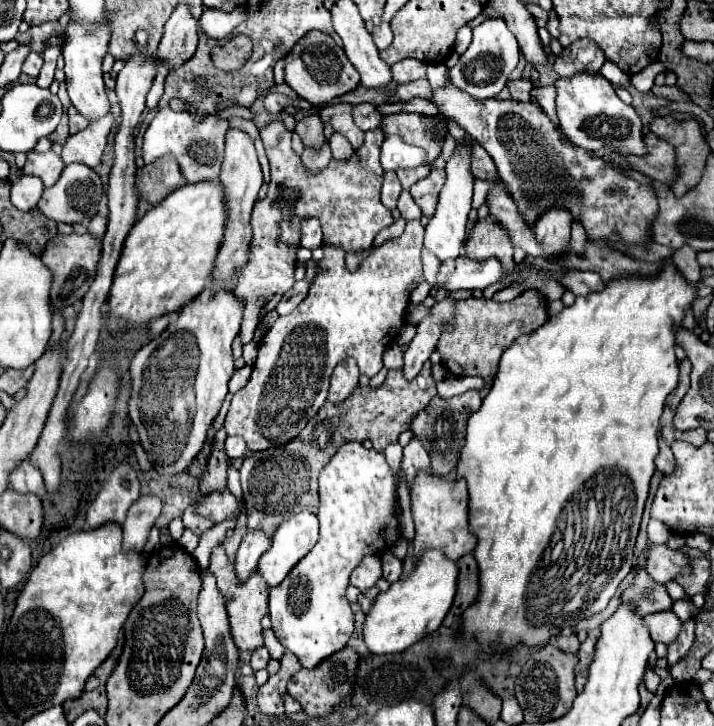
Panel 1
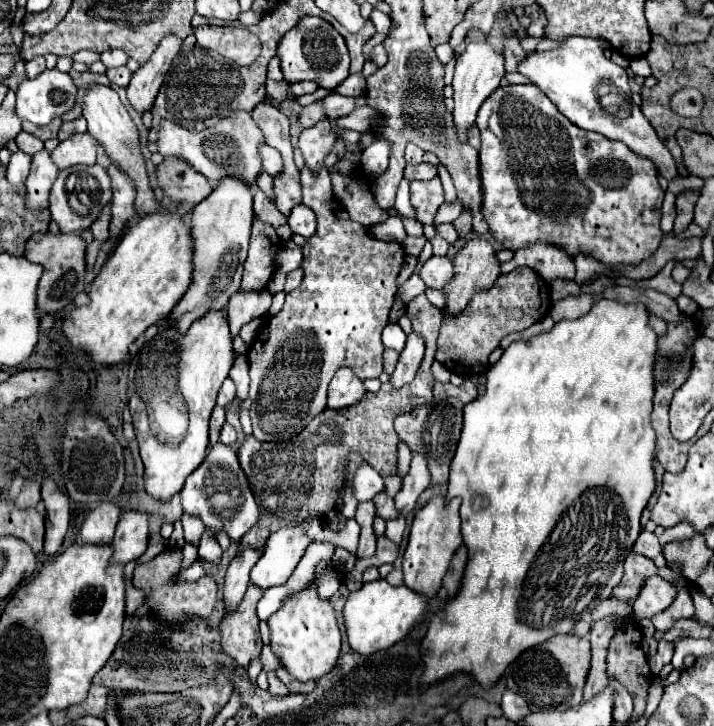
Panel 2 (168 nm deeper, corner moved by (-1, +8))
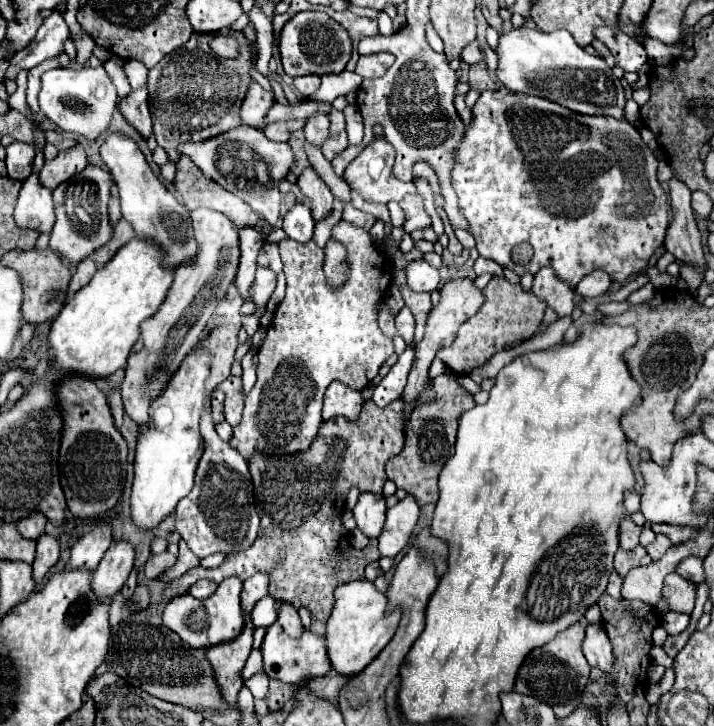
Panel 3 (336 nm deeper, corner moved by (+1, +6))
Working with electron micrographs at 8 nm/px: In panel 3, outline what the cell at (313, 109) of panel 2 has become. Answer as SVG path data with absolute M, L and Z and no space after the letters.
M282 120L282 122L268 124L264 128L264 134L266 134L266 138L270 138L274 142L288 142L290 134L302 130L304 124L306 124L306 120Z

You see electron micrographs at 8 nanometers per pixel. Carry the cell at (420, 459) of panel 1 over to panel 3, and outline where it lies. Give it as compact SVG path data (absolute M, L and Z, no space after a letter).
M406 496L394 508L388 508L384 530L378 536L378 550L382 556L396 556L406 546L418 514L420 506L414 496Z

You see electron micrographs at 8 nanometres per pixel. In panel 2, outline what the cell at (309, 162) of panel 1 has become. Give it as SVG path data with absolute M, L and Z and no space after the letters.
M308 168L302 170L300 174L300 184L302 184L302 204L306 204L308 208L312 208L316 212L316 218L318 218L318 230L312 238L306 240L306 244L302 246L302 262L300 262L300 268L304 270L304 278L302 278L302 284L292 290L290 294L286 294L286 302L284 302L284 308L266 320L258 340L250 346L248 350L248 362L250 362L250 400L252 400L252 410L250 410L250 416L252 416L252 426L254 426L254 436L256 440L260 442L282 442L282 440L290 440L294 438L296 434L300 434L300 430L304 430L304 426L316 416L320 414L322 410L326 410L326 388L332 380L332 376L336 374L338 368L342 366L348 366L352 368L352 372L360 378L360 380L368 380L368 378L378 378L382 374L382 352L384 352L384 344L380 340L380 334L384 330L384 326L388 324L388 314L390 314L390 308L394 304L394 298L396 298L396 276L402 268L402 262L404 262L404 248L400 244L394 244L394 242L382 242L378 238L372 238L368 234L368 230L352 220L342 220L338 218L334 212L332 212L332 206L328 202L328 196L332 196L332 184L330 184L330 176L328 176L328 170L322 168L322 172L318 176L314 176Z

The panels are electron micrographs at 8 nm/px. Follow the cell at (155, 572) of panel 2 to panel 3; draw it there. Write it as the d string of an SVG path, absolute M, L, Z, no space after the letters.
M162 552L162 554L150 554L146 566L144 566L144 574L146 578L154 580L160 572L168 570L174 566L174 556L170 552Z

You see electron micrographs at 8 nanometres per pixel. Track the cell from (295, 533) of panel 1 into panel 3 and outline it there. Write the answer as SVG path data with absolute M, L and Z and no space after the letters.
M258 572L244 582L242 586L242 610L244 612L250 612L254 604L268 594L268 582L270 582L270 572Z

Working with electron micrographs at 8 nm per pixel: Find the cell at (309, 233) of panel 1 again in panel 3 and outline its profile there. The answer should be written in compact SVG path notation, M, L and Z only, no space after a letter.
M300 204L292 206L282 220L282 230L296 242L308 242L314 230L314 218L310 210L302 208Z

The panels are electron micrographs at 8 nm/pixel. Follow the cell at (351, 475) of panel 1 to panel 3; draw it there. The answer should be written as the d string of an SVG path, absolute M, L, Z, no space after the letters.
M274 622L268 628L260 650L262 650L262 656L264 656L264 672L270 678L276 678L276 680L282 680L282 682L304 684L312 678L324 676L332 668L330 658L328 658L328 650L326 650L326 638L312 632L310 628L304 628L300 638L290 638L290 636L286 636L280 622Z

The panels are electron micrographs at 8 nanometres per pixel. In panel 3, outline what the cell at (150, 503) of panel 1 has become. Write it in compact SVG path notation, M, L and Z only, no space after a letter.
M116 540L106 550L104 558L100 560L98 568L94 570L92 588L98 592L98 596L114 596L118 590L122 590L132 566L134 566L134 546L126 540Z

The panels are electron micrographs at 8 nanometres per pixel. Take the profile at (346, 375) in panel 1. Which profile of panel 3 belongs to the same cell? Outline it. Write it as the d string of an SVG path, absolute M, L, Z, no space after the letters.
M334 380L324 394L322 416L324 416L324 420L330 420L334 416L344 416L344 418L352 420L362 410L362 402L364 400L358 390L352 390L350 386Z

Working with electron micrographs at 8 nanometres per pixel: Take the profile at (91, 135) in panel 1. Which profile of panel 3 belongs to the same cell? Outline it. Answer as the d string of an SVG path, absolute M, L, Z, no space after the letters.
M74 146L70 150L58 152L54 160L46 160L44 168L40 170L40 180L46 184L46 188L54 190L62 180L68 180L70 176L82 172L88 166L86 152L82 146Z

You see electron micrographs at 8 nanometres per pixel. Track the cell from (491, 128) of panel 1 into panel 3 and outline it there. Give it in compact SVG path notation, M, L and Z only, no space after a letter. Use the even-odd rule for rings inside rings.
M508 88L486 90L486 92L482 92L480 100L476 102L476 106L472 110L472 124L466 128L464 142L460 144L458 156L456 156L454 190L458 192L458 206L462 208L462 214L470 222L470 234L476 240L476 248L478 248L480 256L496 260L500 266L514 270L518 276L522 276L524 272L536 274L542 266L552 266L554 272L558 276L562 276L562 280L570 282L572 288L576 288L576 284L580 282L582 276L590 274L596 268L608 272L612 276L612 280L616 280L616 282L622 282L622 280L630 278L632 274L642 272L648 266L648 260L654 254L654 250L662 246L666 228L670 224L668 222L668 196L656 180L656 156L642 142L640 132L632 124L628 124L628 122L618 124L616 120L604 120L602 116L600 118L598 116L596 118L578 116L576 112L570 112L568 108L562 108L560 104L554 104L550 100L542 100L532 94L510 92ZM522 242L530 244L534 250L532 260L524 266L520 266L512 260L512 248Z

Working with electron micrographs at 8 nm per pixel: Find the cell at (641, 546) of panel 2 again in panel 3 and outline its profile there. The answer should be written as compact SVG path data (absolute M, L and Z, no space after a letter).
M630 518L622 526L622 536L620 536L620 548L622 550L634 550L640 544L640 532L642 528L636 526Z

